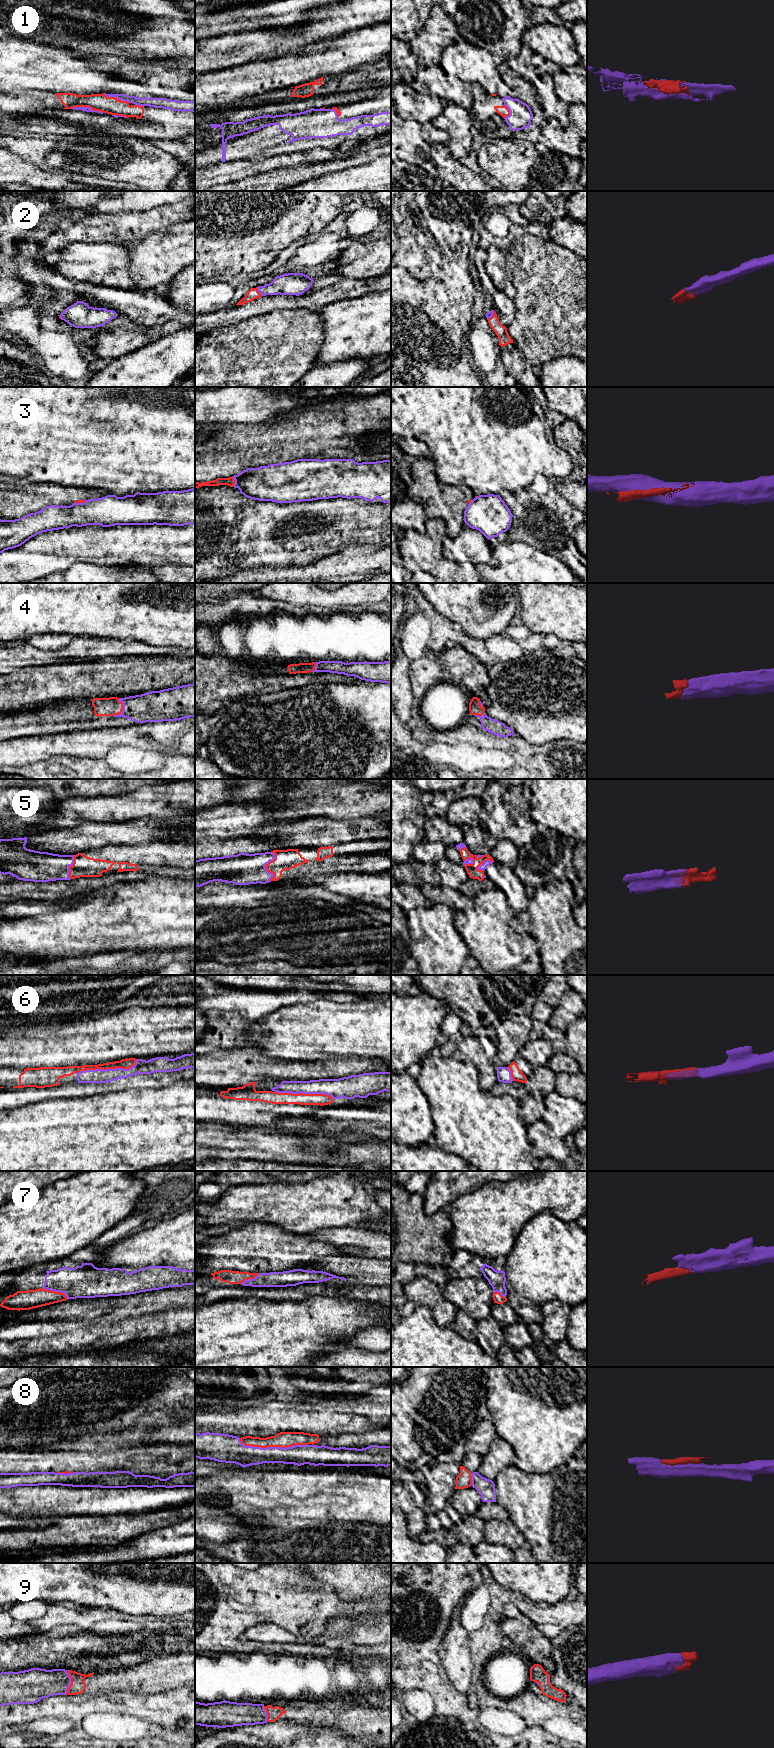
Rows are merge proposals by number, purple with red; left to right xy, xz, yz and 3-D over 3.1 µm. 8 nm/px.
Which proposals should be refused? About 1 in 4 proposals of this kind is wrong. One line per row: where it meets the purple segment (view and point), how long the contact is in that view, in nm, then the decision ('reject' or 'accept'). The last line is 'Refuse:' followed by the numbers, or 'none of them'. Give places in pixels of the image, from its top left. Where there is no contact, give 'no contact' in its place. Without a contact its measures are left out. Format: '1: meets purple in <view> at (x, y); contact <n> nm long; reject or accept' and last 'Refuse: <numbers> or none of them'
1: meets purple in xy at (87, 107); contact 260 nm long; accept
2: meets purple in xz at (258, 291); contact 90 nm long; accept
3: meets purple in xz at (235, 481); contact 90 nm long; reject
4: meets purple in xy at (123, 709); contact 150 nm long; accept
5: meets purple in xz at (265, 866); contact 240 nm long; accept
6: meets purple in xy at (108, 1069); contact 500 nm long; accept
7: meets purple in xy at (55, 1291); contact 240 nm long; accept
8: meets purple in xz at (272, 1447); contact 550 nm long; reject
9: meets purple in xy at (70, 1682); contact 200 nm long; accept
Refuse: 3, 8

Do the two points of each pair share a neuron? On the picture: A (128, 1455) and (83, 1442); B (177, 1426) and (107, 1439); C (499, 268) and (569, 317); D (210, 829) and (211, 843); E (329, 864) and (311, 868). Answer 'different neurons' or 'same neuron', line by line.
A: different neurons
B: same neuron
C: different neurons
D: different neurons
E: same neuron

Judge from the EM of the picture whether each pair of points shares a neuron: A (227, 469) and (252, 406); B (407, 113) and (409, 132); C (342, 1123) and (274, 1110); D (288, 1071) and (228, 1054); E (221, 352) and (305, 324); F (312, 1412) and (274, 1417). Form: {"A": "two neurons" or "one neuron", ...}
{"A": "two neurons", "B": "two neurons", "C": "two neurons", "D": "one neuron", "E": "one neuron", "F": "one neuron"}

